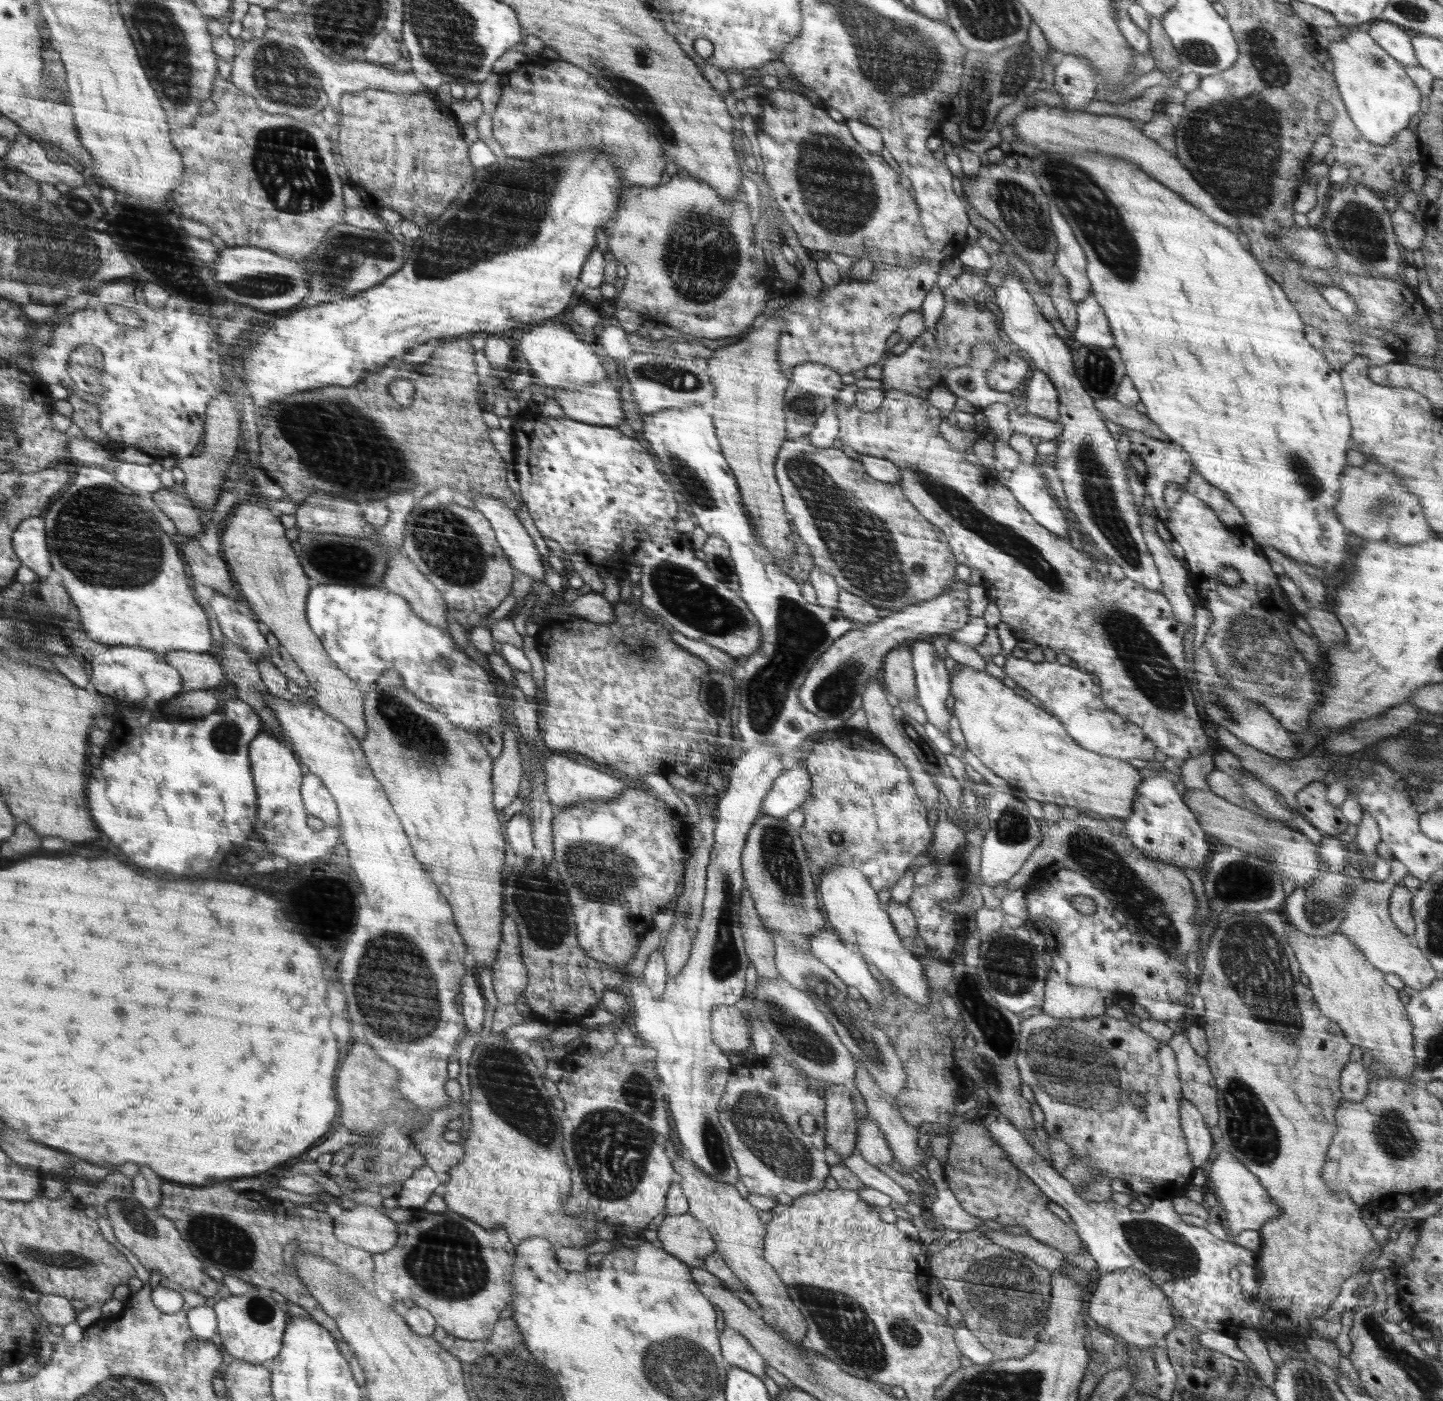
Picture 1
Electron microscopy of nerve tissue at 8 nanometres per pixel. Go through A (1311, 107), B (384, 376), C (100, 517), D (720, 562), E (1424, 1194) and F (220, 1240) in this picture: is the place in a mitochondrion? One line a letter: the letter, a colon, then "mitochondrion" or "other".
A: other
B: other
C: mitochondrion
D: mitochondrion
E: other
F: mitochondrion

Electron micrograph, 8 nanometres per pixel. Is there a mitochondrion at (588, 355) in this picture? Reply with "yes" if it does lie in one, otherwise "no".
no

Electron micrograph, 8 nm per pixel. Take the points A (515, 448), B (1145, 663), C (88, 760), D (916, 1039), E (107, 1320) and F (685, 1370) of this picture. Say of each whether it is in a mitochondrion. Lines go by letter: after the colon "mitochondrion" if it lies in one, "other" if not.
A: other
B: mitochondrion
C: other
D: other
E: other
F: mitochondrion

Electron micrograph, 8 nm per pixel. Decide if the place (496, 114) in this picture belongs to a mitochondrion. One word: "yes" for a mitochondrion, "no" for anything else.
no

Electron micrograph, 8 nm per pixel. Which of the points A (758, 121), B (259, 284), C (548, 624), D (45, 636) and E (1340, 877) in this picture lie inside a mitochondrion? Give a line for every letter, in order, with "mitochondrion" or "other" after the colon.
A: other
B: mitochondrion
C: other
D: mitochondrion
E: mitochondrion

